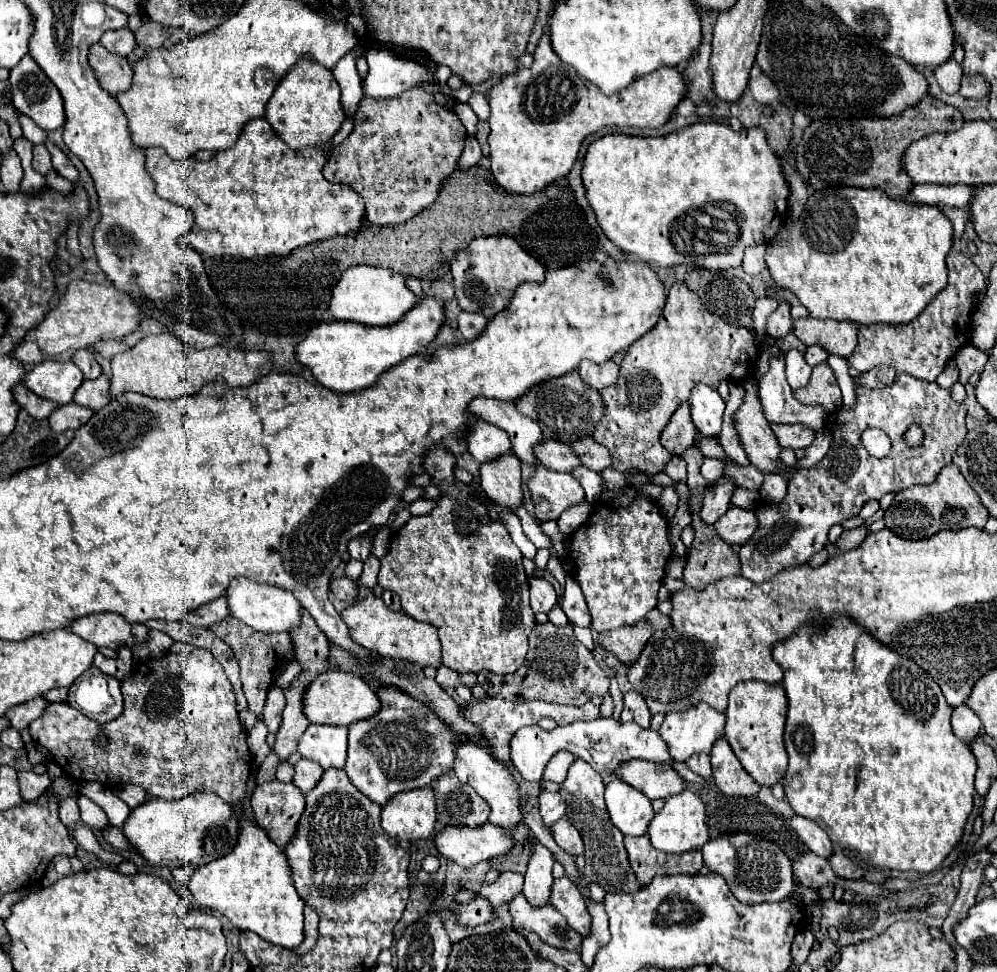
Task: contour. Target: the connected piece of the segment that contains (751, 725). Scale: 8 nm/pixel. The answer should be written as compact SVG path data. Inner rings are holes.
M757 680L739 682L729 694L725 738L733 748L743 768L761 786L777 784L787 770L787 752L783 744L783 728L787 720L787 698L781 684L767 684Z

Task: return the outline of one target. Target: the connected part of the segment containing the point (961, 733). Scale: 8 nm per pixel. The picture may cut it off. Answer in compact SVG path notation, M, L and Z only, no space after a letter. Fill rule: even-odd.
M959 706L953 712L953 732L955 736L959 736L963 742L973 740L979 734L981 728L981 720L977 718L977 714L969 708L969 706Z

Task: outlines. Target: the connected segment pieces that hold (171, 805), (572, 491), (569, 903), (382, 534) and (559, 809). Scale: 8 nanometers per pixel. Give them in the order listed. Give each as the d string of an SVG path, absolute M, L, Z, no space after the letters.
M211 792L179 800L149 798L145 804L131 810L123 826L123 834L137 854L145 858L149 866L157 868L205 866L233 850L237 844L237 832L237 818L233 818L231 806Z
M545 466L535 468L527 488L535 502L535 516L541 520L557 520L563 508L585 502L585 494L577 478L571 474L547 470Z
M567 876L553 882L553 886L551 886L551 906L555 906L555 910L559 910L565 916L565 920L569 922L569 926L575 928L581 936L589 934L591 916L585 908L583 894L579 892L579 888Z
M383 526L383 528L377 532L375 544L373 544L373 554L375 554L377 558L383 558L383 554L387 552L387 548L389 548L389 538L391 538L391 530L389 530L387 526Z
M541 792L539 796L539 810L541 810L541 818L547 826L553 826L557 820L561 820L565 816L565 802L563 798L555 792Z

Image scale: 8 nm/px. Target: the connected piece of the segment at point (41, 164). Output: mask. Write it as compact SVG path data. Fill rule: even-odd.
M32 149L32 152L33 168L43 176L46 176L53 169L51 159L44 159L46 156L49 156L47 149Z

